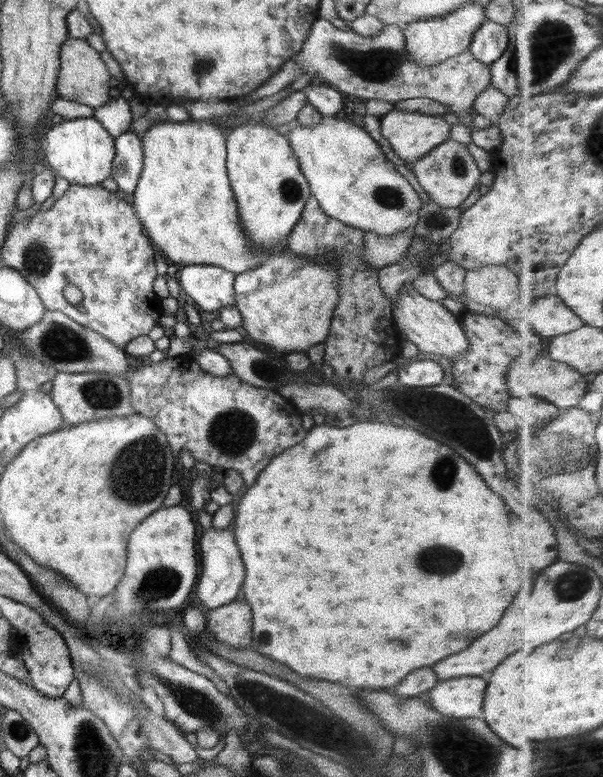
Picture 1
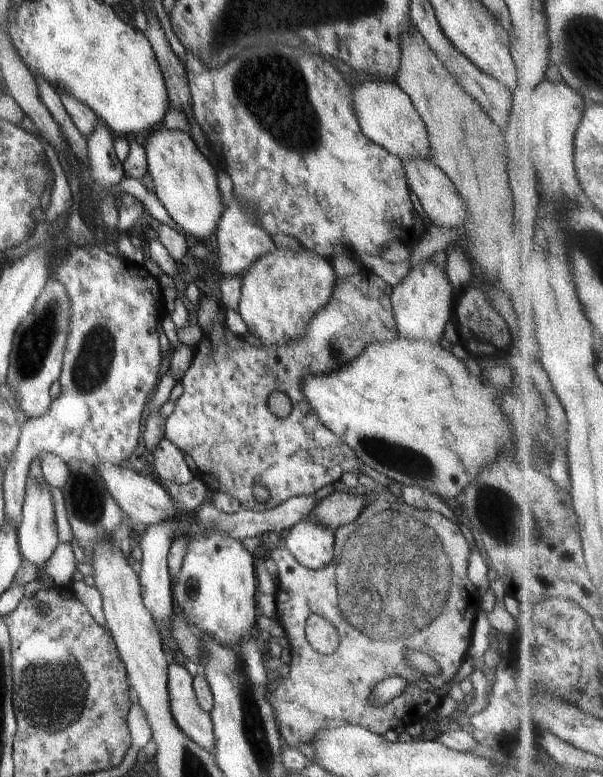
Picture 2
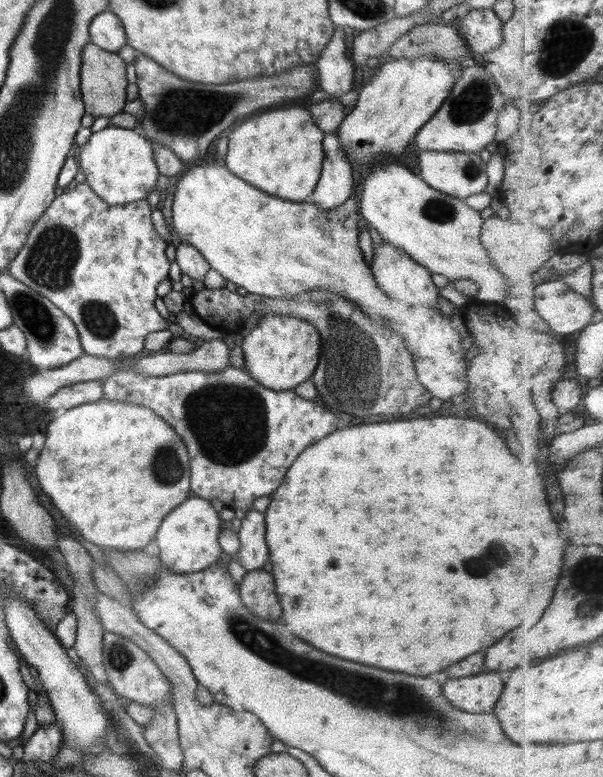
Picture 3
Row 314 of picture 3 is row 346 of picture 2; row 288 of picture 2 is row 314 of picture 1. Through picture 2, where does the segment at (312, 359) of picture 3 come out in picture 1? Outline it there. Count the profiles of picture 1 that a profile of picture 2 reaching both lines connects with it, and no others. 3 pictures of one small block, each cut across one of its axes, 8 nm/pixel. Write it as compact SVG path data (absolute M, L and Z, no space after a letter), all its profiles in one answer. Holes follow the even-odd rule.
M281 251L274 252L263 259L256 268L237 274L233 284L234 305L242 315L243 327L248 336L260 344L274 348L275 352L300 353L320 342L324 343L330 332L333 310L339 299L337 272L328 259L314 261L294 255L286 257Z

